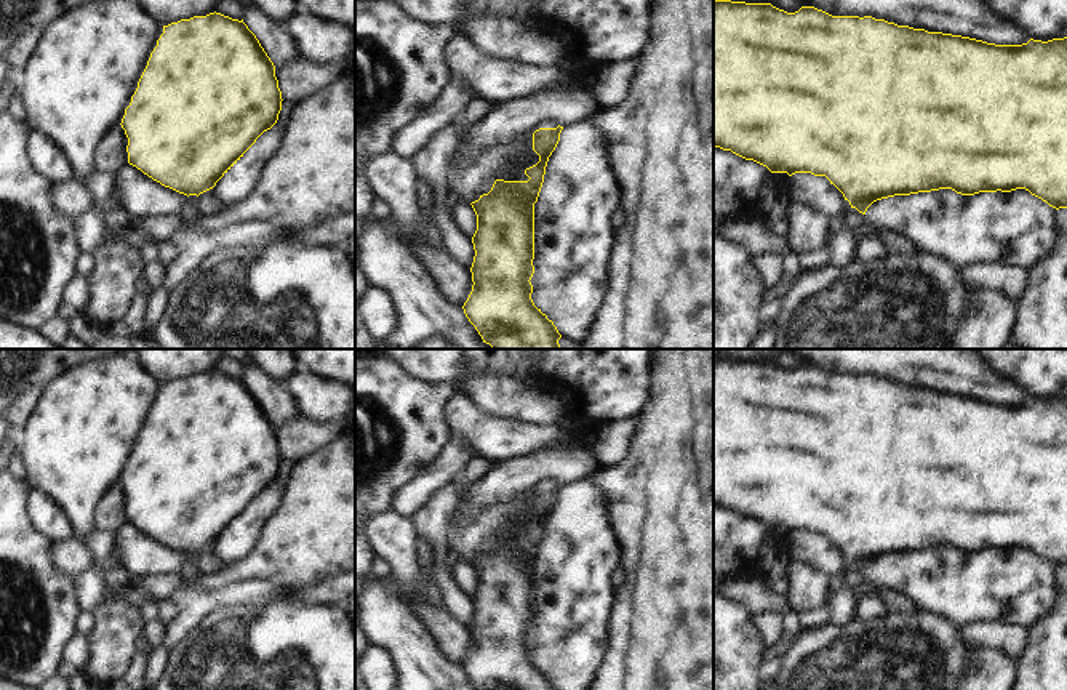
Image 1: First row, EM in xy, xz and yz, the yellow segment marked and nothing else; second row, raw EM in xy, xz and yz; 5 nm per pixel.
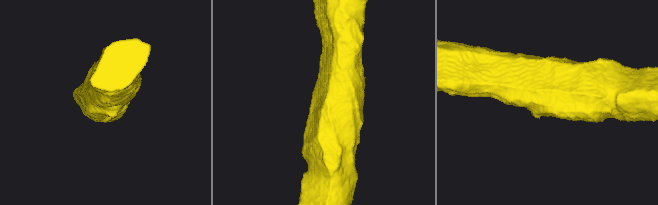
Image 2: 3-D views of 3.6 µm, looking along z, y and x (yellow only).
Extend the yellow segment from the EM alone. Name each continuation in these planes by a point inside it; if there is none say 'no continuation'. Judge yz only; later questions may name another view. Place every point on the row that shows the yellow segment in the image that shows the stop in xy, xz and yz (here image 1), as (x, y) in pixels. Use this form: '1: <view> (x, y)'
1: yz (835, 221)

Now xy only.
1: xy (189, 215)

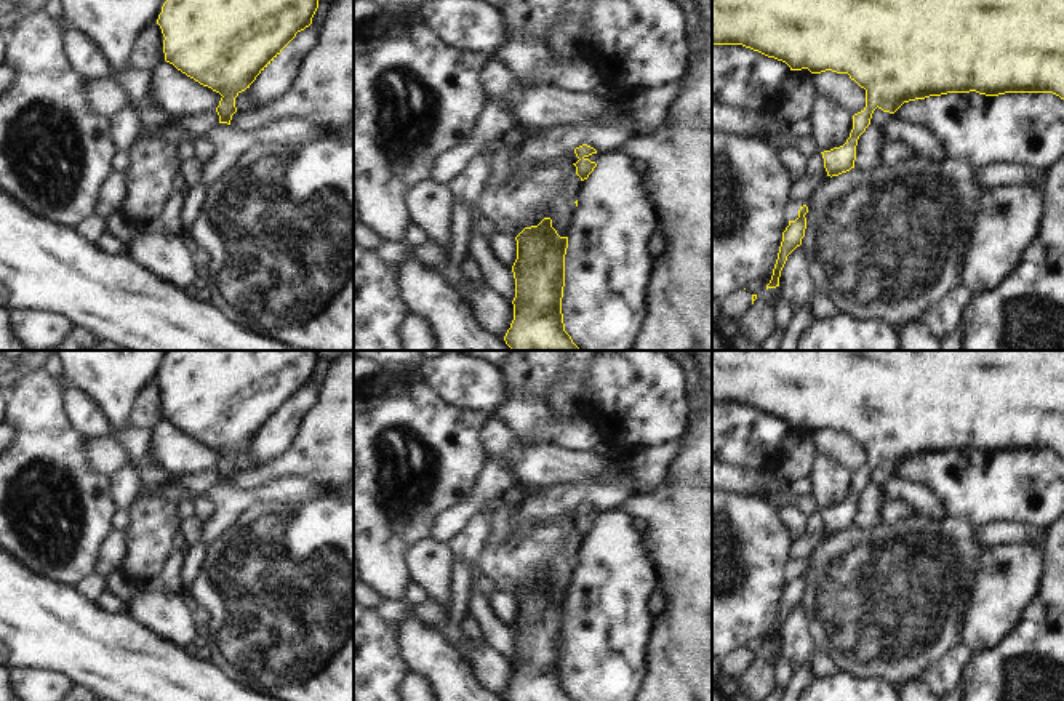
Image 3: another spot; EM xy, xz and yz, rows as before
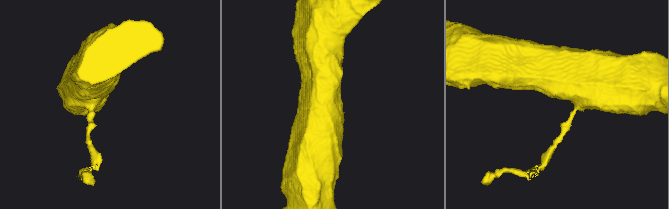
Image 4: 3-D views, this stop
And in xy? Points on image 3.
no continuation

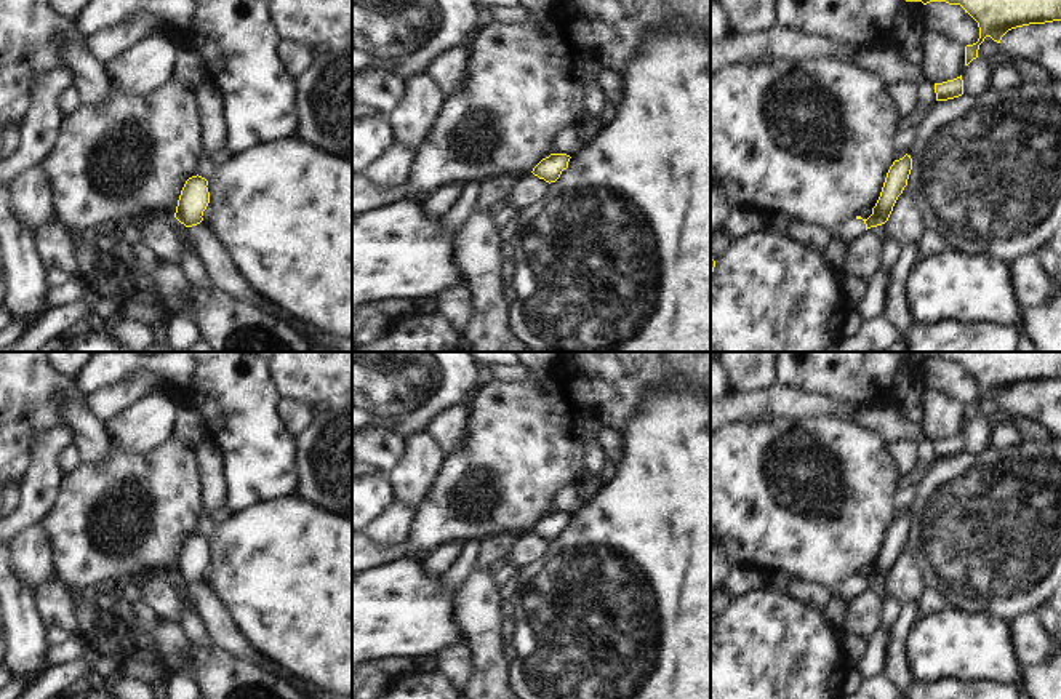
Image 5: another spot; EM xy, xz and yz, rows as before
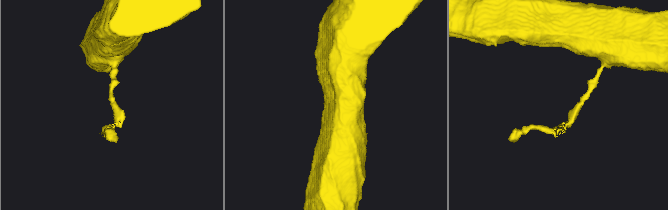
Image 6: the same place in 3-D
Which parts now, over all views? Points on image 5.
1: yz (852, 231)

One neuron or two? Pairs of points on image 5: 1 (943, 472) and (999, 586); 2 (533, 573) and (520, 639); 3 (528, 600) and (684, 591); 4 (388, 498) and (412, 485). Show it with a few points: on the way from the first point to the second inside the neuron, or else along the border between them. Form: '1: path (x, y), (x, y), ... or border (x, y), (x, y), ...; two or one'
1: path (962, 501), (967, 512), (999, 544), (999, 557); one
2: path (533, 589), (533, 607), (522, 623); one
3: path (567, 600), (645, 600); one
4: border (388, 474), (388, 480), (399, 498); two

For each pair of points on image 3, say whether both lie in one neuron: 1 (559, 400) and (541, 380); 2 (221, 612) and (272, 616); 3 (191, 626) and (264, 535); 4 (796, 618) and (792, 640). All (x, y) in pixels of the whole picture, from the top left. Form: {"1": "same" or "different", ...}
{"1": "different", "2": "same", "3": "different", "4": "same"}

